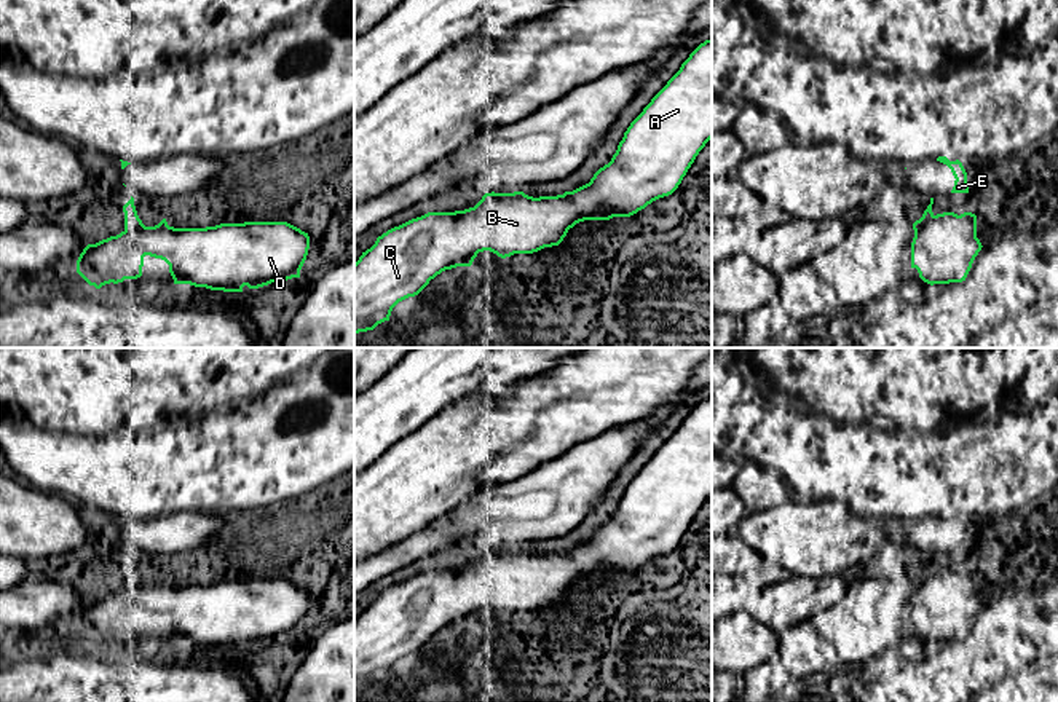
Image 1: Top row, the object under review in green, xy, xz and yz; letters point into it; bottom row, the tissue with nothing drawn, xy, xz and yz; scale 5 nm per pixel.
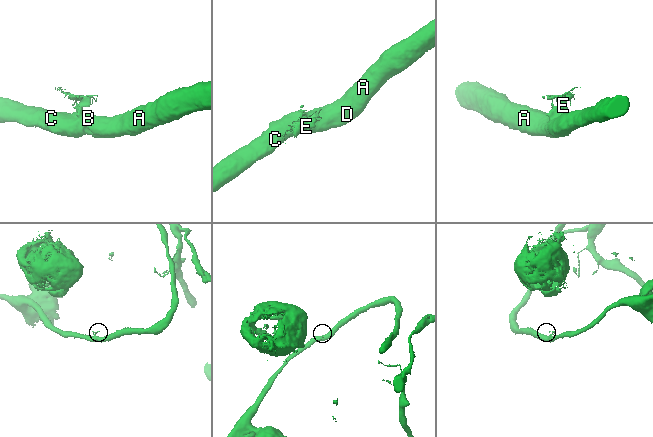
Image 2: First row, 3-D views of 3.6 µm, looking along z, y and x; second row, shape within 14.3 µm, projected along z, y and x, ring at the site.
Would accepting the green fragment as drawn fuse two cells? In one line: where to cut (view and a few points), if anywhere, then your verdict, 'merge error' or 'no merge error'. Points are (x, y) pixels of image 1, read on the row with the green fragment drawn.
cut yz (961, 214), (969, 222), (969, 233), (977, 252); merge error

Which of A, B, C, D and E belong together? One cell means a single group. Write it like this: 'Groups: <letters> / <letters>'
Groups: A B C D / E

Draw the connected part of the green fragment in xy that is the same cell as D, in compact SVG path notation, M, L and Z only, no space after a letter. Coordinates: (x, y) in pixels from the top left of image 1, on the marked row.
M163 219L155 227L124 230L116 236L110 236L96 244L88 244L77 260L77 273L96 289L105 284L118 284L124 279L137 279L142 276L144 257L161 258L169 265L174 284L190 284L211 290L243 292L243 287L259 289L271 282L281 282L300 278L300 270L306 260L310 249L310 236L300 228L287 222L244 222L220 223L206 228L174 228Z

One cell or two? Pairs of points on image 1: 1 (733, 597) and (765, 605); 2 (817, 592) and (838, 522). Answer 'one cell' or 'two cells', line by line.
1: two cells
2: two cells

